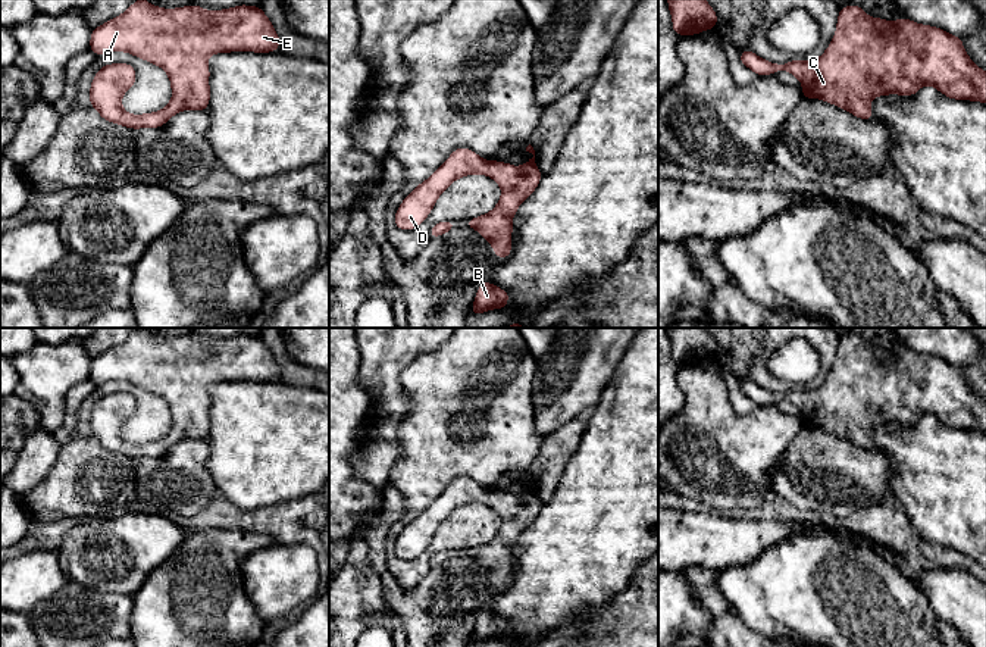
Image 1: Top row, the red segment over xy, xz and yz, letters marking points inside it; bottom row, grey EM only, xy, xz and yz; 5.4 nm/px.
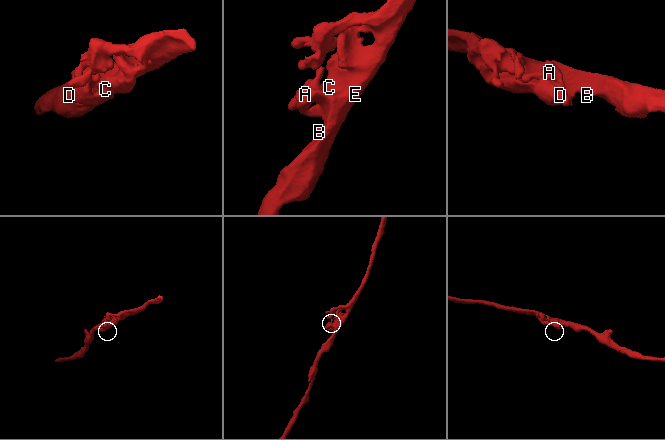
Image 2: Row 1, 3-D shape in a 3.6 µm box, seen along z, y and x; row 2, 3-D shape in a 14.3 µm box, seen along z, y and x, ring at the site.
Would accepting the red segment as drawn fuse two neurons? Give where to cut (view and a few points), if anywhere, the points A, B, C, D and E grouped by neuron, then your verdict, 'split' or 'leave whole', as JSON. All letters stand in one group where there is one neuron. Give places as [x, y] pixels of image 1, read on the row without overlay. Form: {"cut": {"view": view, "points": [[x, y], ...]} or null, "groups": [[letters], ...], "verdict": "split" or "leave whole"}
{"cut": null, "groups": [["A", "B", "C", "D", "E"]], "verdict": "leave whole"}

